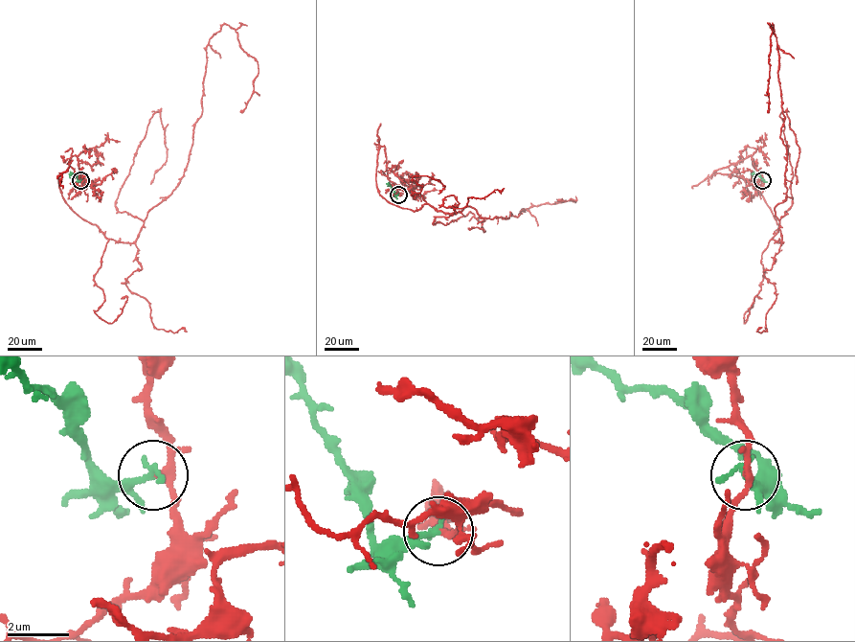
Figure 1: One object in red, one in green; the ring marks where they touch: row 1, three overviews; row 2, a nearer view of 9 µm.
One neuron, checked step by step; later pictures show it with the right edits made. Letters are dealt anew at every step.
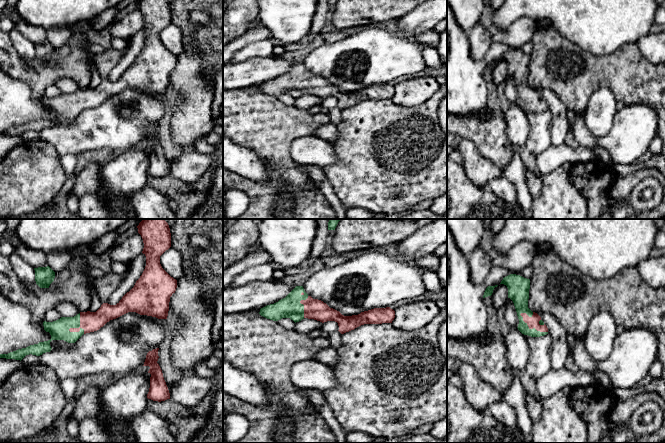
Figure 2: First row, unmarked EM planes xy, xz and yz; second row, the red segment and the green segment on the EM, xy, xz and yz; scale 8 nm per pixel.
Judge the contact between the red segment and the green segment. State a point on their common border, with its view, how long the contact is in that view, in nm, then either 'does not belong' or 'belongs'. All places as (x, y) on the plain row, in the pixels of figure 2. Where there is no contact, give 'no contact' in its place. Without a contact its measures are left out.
contact yz (532, 104); length 280 nm; belongs

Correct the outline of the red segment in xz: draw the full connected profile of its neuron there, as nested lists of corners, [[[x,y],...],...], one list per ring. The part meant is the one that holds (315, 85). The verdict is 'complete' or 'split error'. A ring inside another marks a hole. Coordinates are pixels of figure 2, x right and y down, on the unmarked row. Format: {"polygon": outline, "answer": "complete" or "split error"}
{"polygon": [[[296,62],[285,74],[261,84],[259,90],[273,97],[282,94],[290,94],[295,99],[304,94],[322,99],[335,97],[341,110],[364,100],[392,99],[395,94],[395,87],[390,83],[374,84],[358,91],[344,92],[323,77],[313,75],[305,68],[303,62]]], "answer": "split error"}

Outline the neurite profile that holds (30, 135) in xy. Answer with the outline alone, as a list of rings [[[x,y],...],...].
[[[26,131],[22,136],[21,139],[23,141],[33,141],[33,140],[39,140],[40,139],[40,135],[39,132],[36,131]]]

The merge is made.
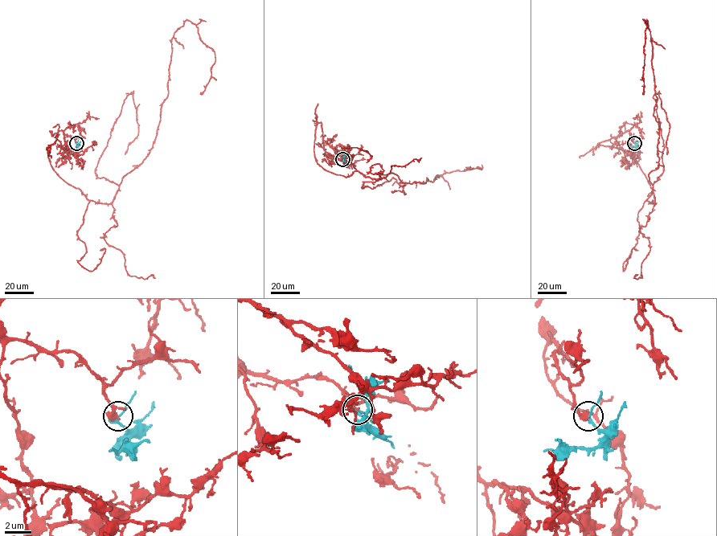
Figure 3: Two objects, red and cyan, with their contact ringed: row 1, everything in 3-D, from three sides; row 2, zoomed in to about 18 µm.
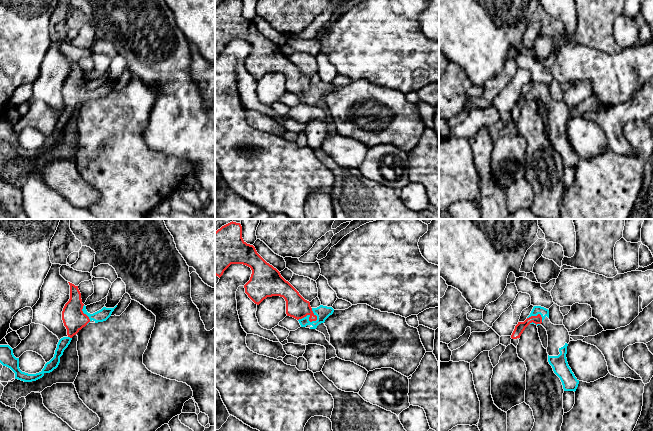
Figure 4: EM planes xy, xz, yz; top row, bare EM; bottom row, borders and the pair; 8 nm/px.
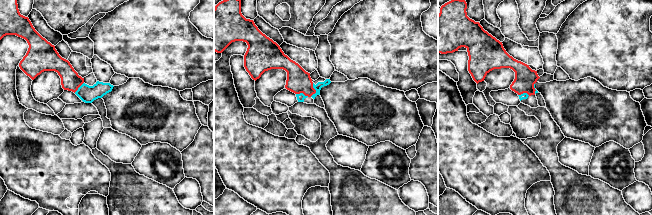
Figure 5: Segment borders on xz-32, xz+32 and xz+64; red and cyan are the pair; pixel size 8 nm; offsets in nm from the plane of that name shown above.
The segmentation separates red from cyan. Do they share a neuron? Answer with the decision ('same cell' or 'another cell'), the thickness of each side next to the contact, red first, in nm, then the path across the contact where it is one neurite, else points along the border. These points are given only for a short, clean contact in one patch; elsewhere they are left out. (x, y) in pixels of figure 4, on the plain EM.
same cell; calibres 180 and 110 nm; way xz (297, 83), (309, 93), (315, 96), (322, 88)

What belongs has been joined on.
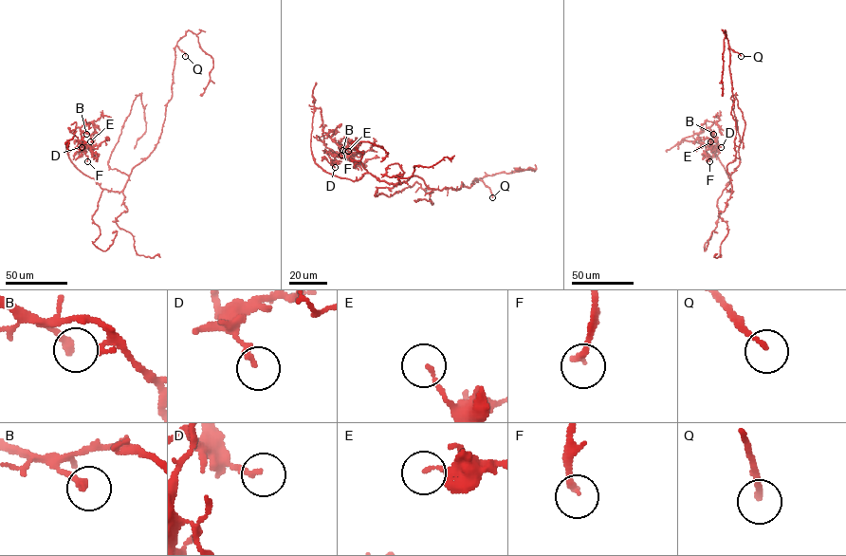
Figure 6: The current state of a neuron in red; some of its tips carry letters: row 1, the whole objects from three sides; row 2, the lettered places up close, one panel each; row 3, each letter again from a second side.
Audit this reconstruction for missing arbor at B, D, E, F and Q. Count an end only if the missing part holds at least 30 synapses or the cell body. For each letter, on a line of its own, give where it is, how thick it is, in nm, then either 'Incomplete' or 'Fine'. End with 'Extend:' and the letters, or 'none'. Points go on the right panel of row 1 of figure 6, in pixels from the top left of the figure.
B: Place: (713, 134). Thickness 240 nm. Incomplete
D: Place: (721, 147). Thickness 190 nm. Fine
E: Place: (710, 141). Thickness 120 nm. Fine
F: Place: (709, 161). Thickness 200 nm. Incomplete
Q: Place: (741, 56). Thickness 180 nm. Incomplete
Extend: B, F, Q

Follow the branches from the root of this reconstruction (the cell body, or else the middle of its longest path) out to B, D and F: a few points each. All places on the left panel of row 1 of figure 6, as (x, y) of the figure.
B: (142, 161), (132, 169), (121, 192), (102, 189), (76, 166), (66, 151), (66, 143), (76, 127), (86, 134)
D: (142, 161), (132, 169), (121, 192), (110, 191), (82, 173), (69, 158), (66, 143), (76, 127), (82, 147)
F: (142, 161), (132, 169), (120, 192), (102, 189), (72, 162), (66, 143), (74, 134), (82, 146), (87, 161)

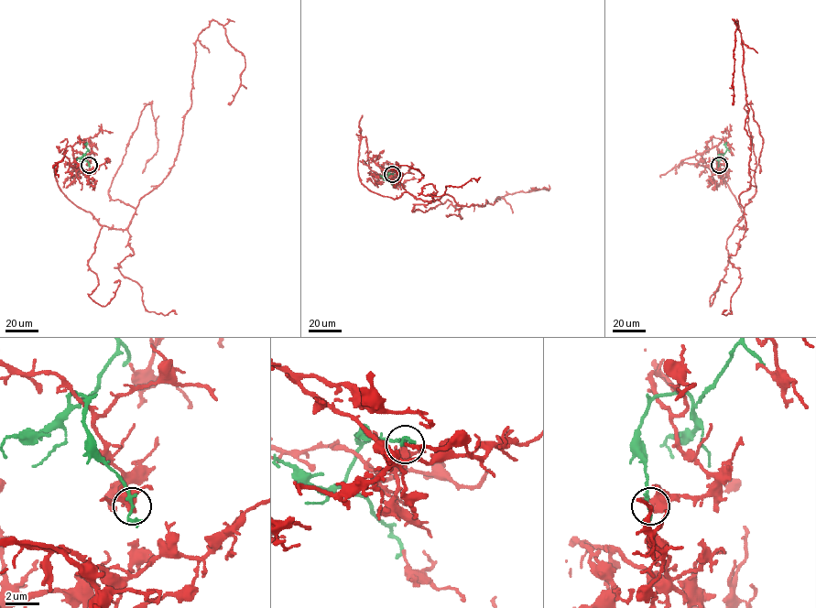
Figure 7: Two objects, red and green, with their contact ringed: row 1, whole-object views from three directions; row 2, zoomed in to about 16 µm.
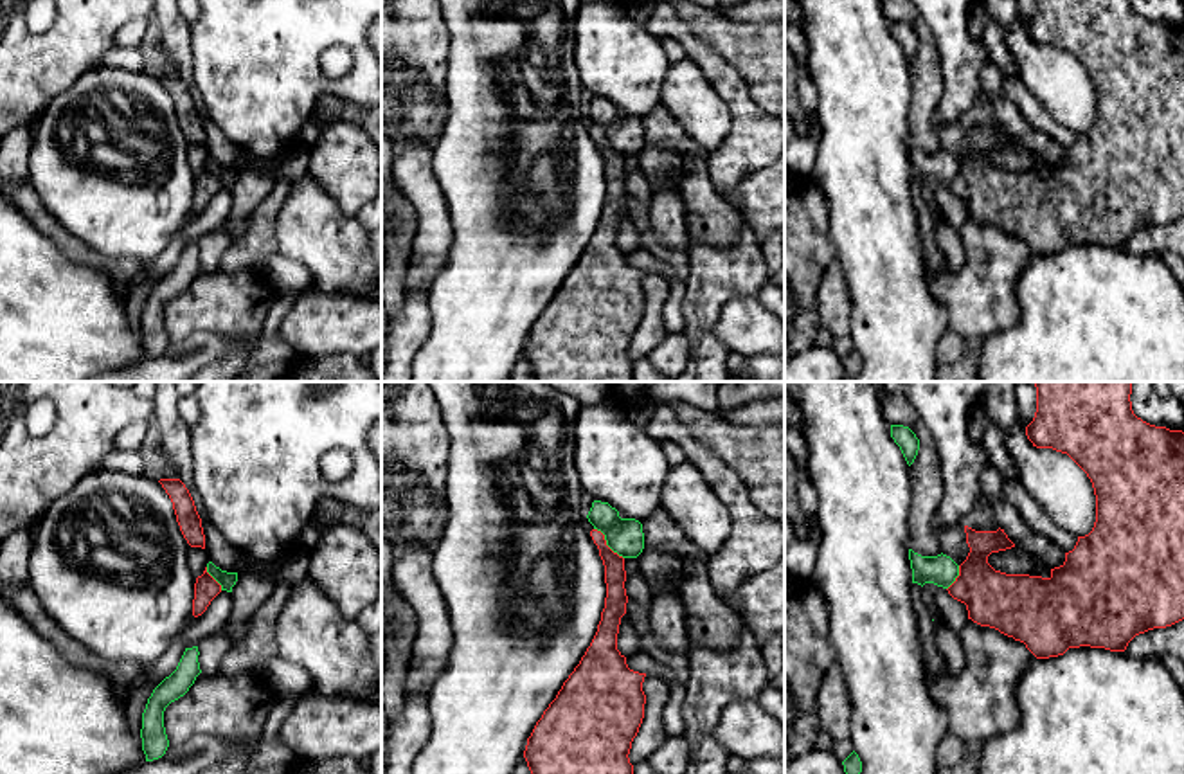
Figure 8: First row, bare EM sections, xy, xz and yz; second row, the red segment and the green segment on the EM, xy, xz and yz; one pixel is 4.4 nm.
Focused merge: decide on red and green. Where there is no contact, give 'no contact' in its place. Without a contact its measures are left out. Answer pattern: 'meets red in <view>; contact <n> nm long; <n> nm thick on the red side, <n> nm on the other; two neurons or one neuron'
meets red in xz; contact 190 nm long; 100 nm thick on the red side, 160 nm on the other; two neurons

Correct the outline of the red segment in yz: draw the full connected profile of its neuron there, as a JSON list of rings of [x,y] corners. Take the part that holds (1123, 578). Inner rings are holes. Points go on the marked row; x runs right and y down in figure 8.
[[[1035,382],[1036,387],[1036,412],[1033,421],[1026,427],[1026,436],[1036,448],[1053,448],[1056,452],[1067,454],[1090,479],[1096,495],[1096,522],[1089,535],[1078,536],[1072,551],[1065,553],[1065,562],[1060,567],[1051,569],[1049,578],[1029,576],[1029,574],[1006,574],[995,571],[988,563],[991,553],[1006,551],[1015,547],[1008,538],[1004,529],[997,531],[975,531],[964,526],[966,544],[970,553],[966,560],[959,565],[959,576],[946,589],[948,594],[964,603],[968,610],[968,619],[981,626],[990,626],[1000,634],[1013,637],[1026,644],[1026,648],[1036,659],[1049,659],[1063,655],[1069,648],[1090,646],[1105,648],[1110,652],[1125,652],[1128,643],[1148,630],[1166,628],[1184,619],[1184,432],[1170,430],[1166,427],[1155,427],[1132,410],[1132,383],[1134,382]]]

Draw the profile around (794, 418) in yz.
[[[785,385],[785,430],[788,428],[799,428],[804,434],[806,419],[801,405],[792,400]]]

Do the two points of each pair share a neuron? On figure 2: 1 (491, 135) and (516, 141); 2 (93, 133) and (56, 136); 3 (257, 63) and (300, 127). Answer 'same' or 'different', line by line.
1: different
2: same
3: different

